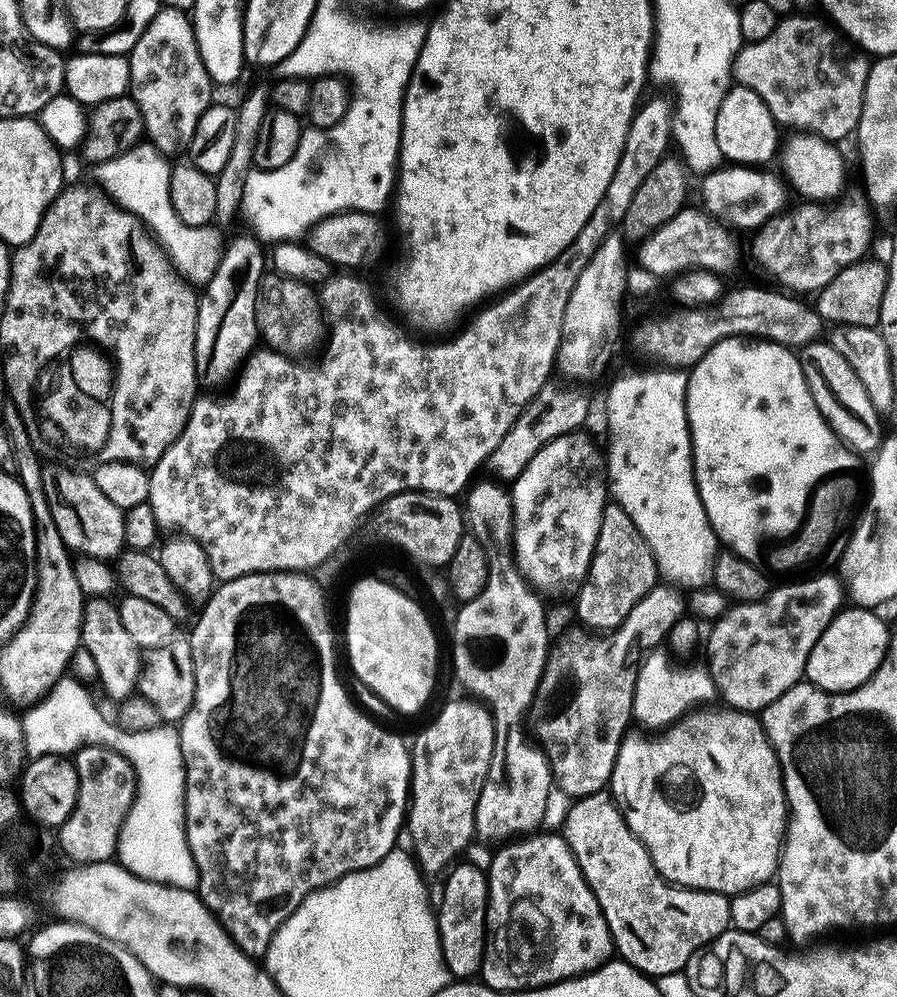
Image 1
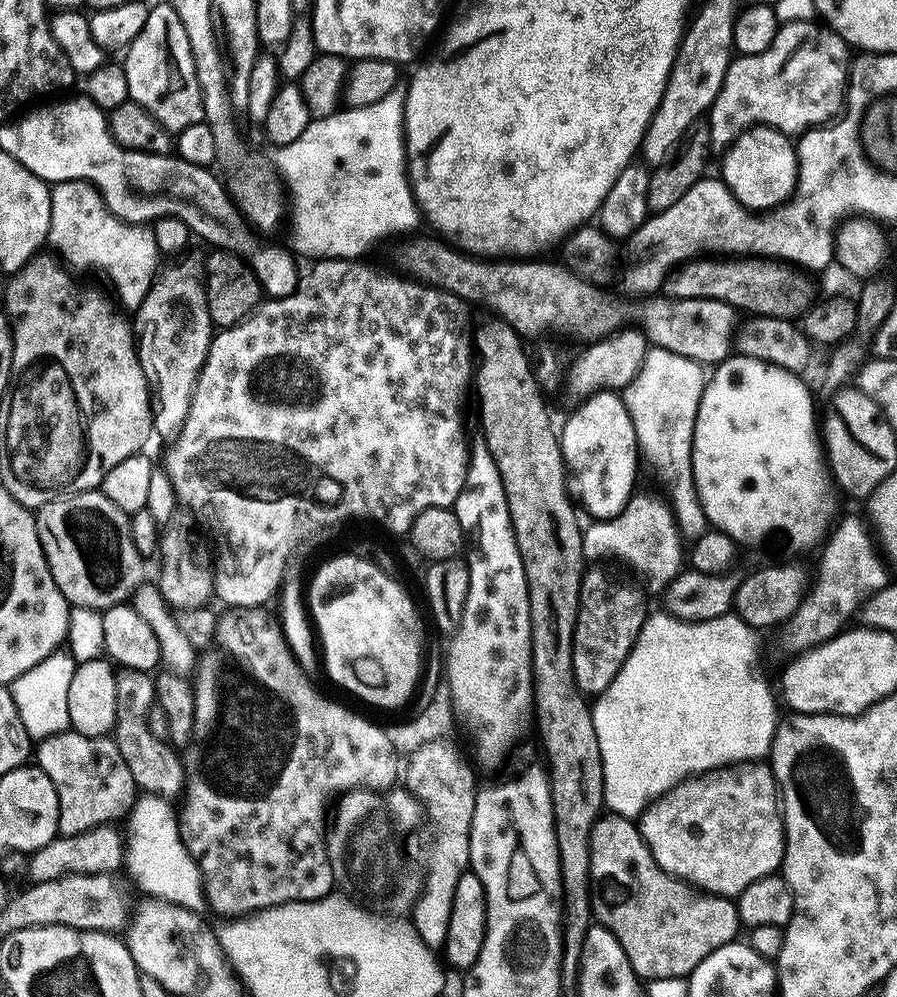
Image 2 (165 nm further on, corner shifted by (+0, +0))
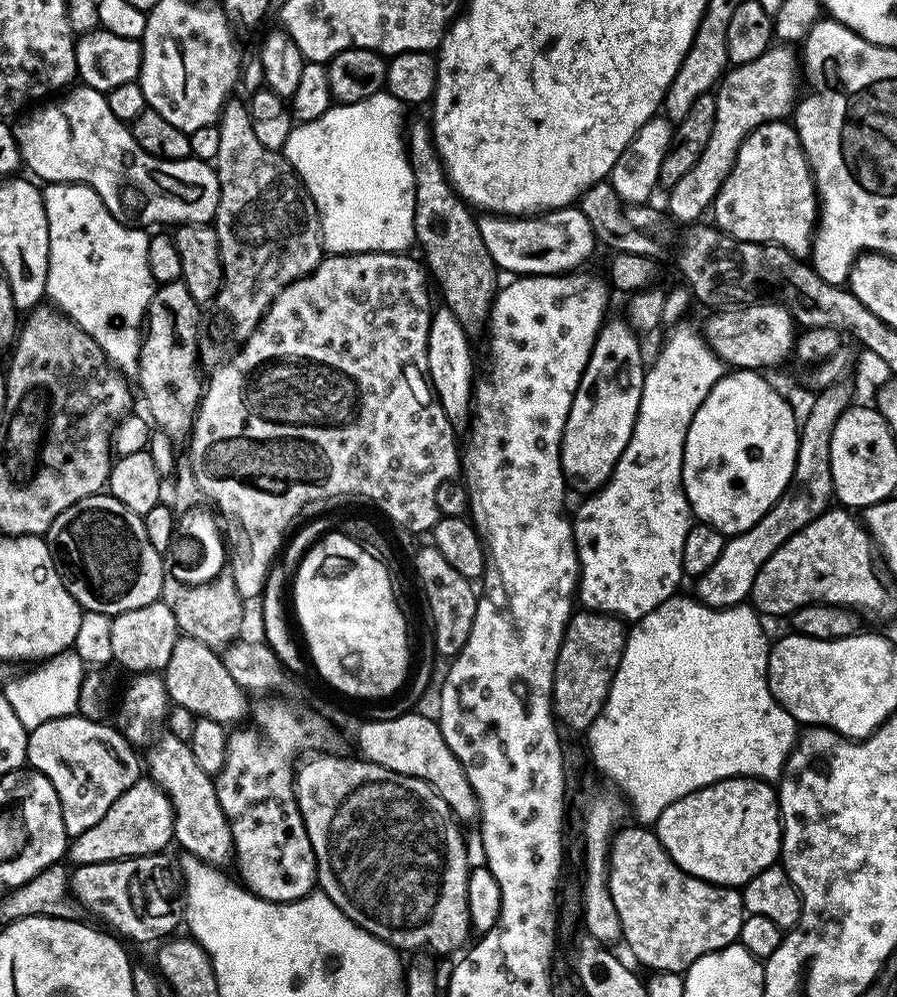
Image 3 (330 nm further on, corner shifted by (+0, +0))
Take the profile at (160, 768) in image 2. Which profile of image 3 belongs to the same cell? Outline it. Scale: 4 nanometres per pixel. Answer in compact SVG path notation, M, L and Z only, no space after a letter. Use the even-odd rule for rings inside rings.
M169 734L163 736L156 745L153 743L147 749L149 752L148 760L146 756L146 768L147 771L148 768L152 771L149 772L151 780L163 789L172 803L172 808L176 811L174 814L175 843L177 845L180 843L195 859L203 860L205 864L231 865L234 860L232 831L220 805L213 777L206 770L202 770L202 766L198 766L192 753L191 743L184 743Z

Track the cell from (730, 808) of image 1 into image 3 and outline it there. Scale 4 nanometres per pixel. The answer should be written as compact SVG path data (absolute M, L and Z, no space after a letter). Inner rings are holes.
M730 776L725 780L707 784L704 788L698 788L682 798L670 802L670 806L666 806L666 810L662 810L662 814L656 819L654 831L656 837L662 842L666 854L670 854L670 858L673 862L677 864L681 870L687 872L688 875L697 876L711 884L742 886L746 882L750 882L750 878L754 878L754 874L773 867L773 865L780 860L780 833L782 829L780 827L780 801L778 799L778 792L767 780L757 780L754 776Z

